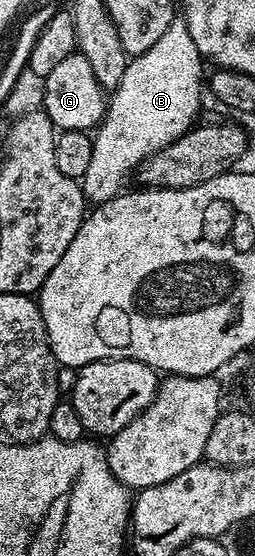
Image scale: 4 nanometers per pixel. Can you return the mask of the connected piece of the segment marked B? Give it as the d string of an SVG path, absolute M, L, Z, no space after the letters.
M181 17L173 18L171 25L167 25L167 33L163 33L163 37L159 37L159 41L155 41L155 45L147 49L147 53L130 58L123 73L123 81L119 81L117 88L108 96L105 118L92 136L91 162L87 173L79 181L81 192L90 204L105 203L122 194L126 186L124 183L131 179L144 159L150 159L152 155L193 130L198 122L197 114L201 111L201 99L197 96L197 63L199 64L199 56L195 41L191 41L191 33L187 33L187 25Z

